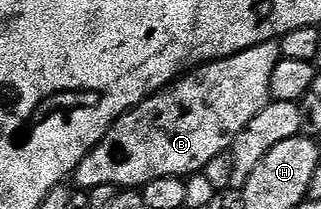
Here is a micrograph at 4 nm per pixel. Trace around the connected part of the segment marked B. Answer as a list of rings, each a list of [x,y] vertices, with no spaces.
[[[270,40],[223,60],[212,60],[210,64],[192,68],[174,84],[168,84],[120,116],[101,143],[75,169],[74,183],[86,190],[106,184],[114,184],[119,190],[139,190],[153,182],[153,178],[186,178],[202,173],[206,169],[203,167],[213,163],[222,152],[224,155],[235,143],[237,134],[241,134],[241,130],[245,130],[245,126],[249,126],[249,122],[253,122],[253,118],[271,103],[271,79],[280,59],[278,43]]]

